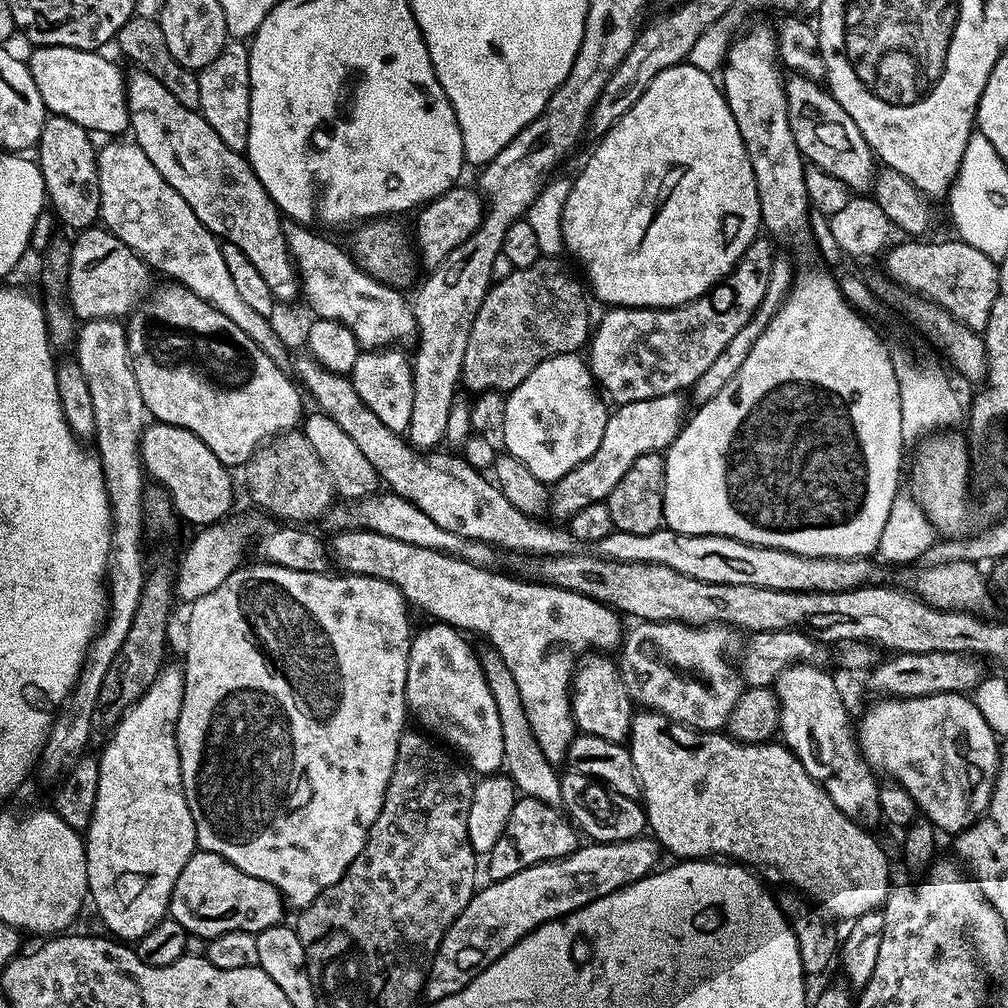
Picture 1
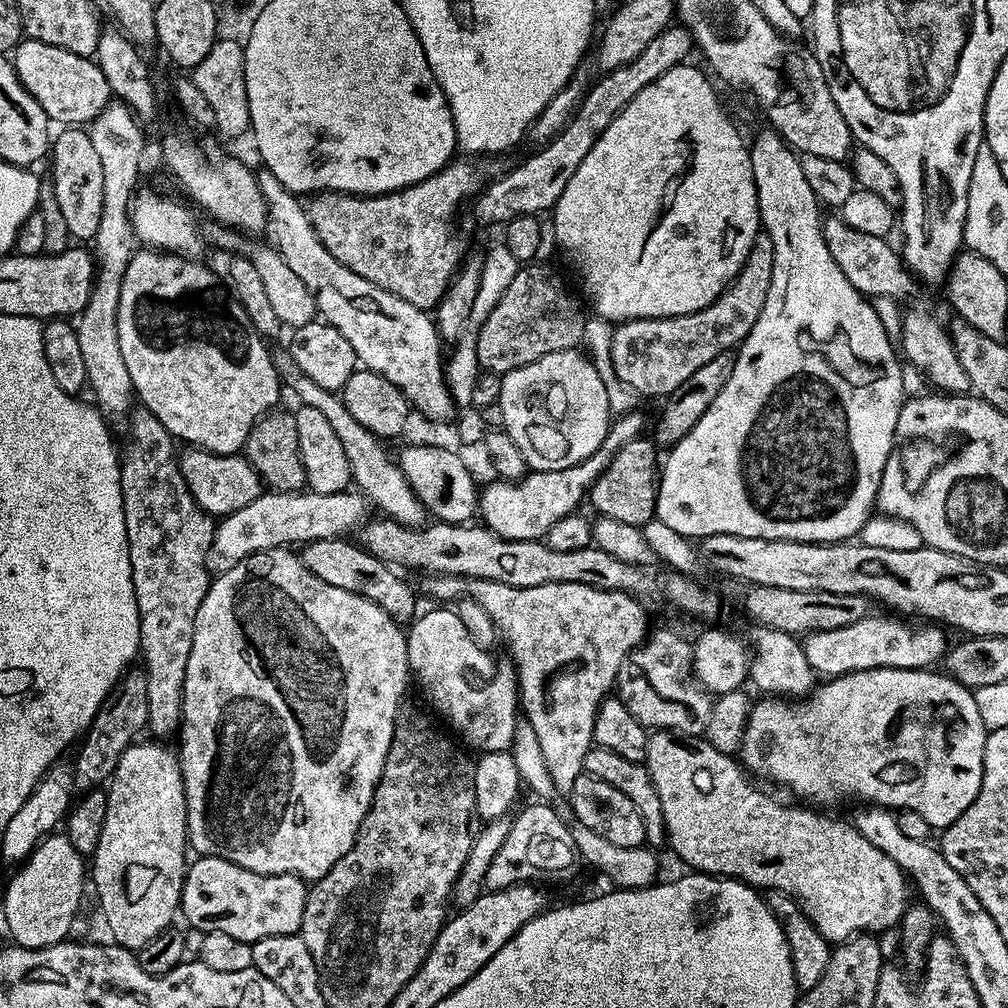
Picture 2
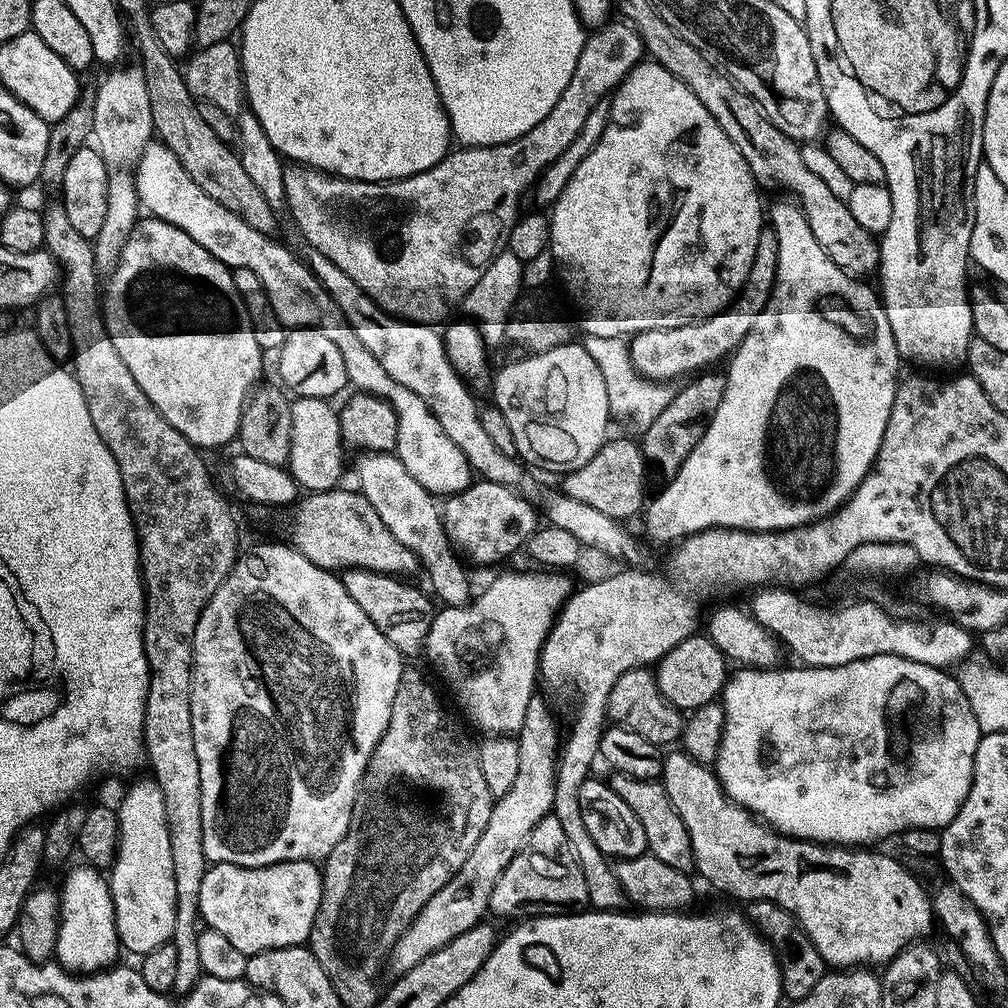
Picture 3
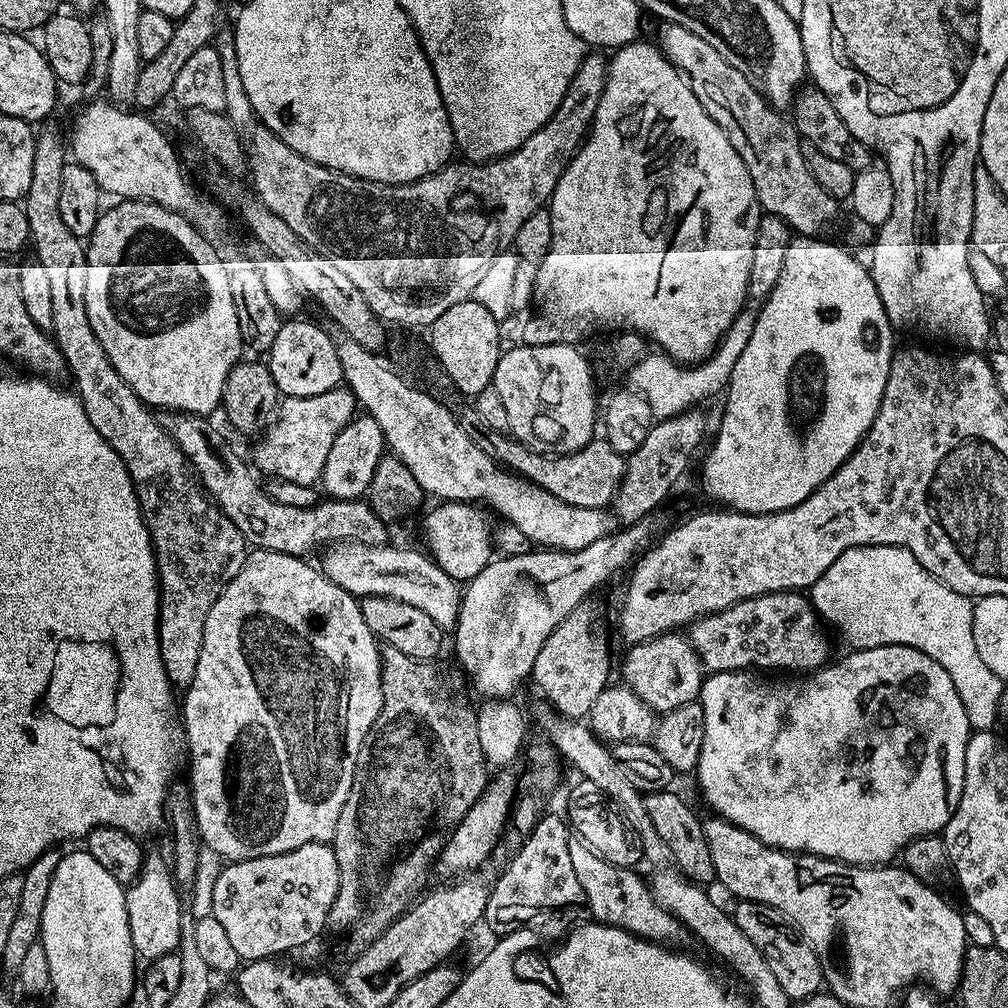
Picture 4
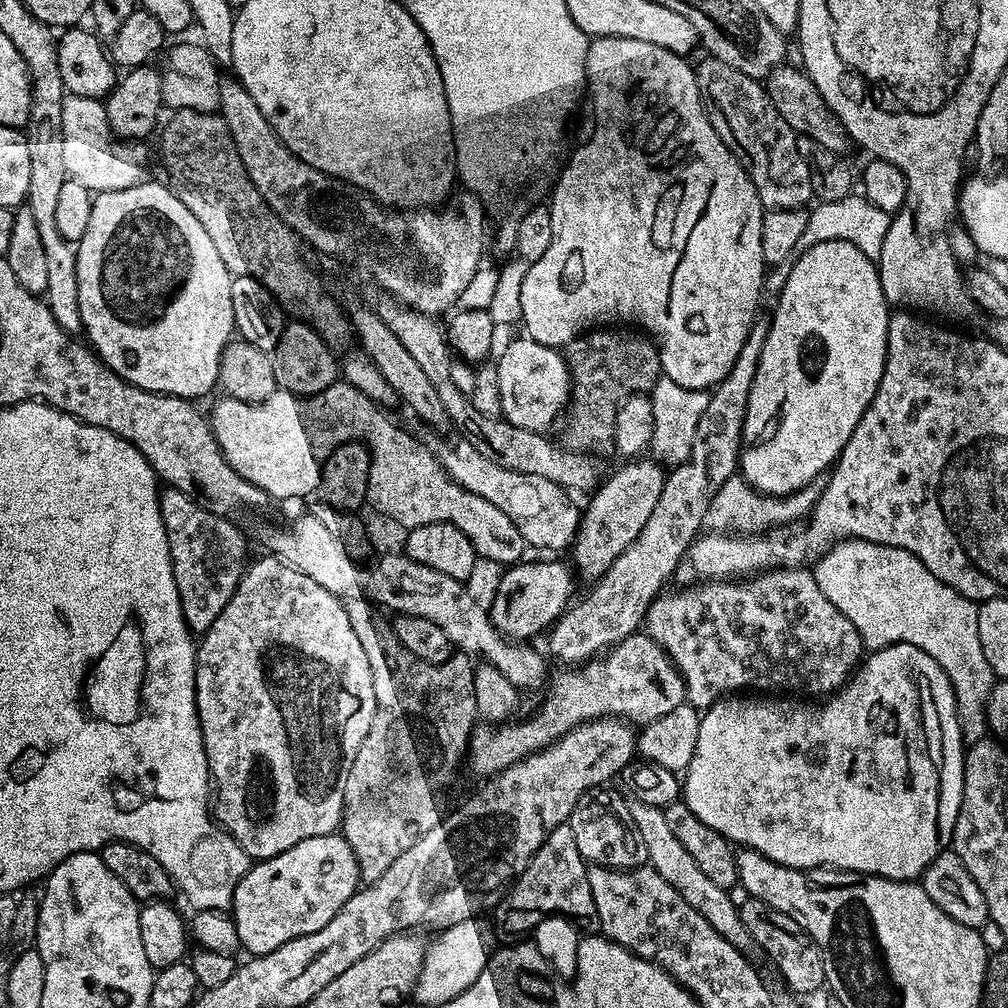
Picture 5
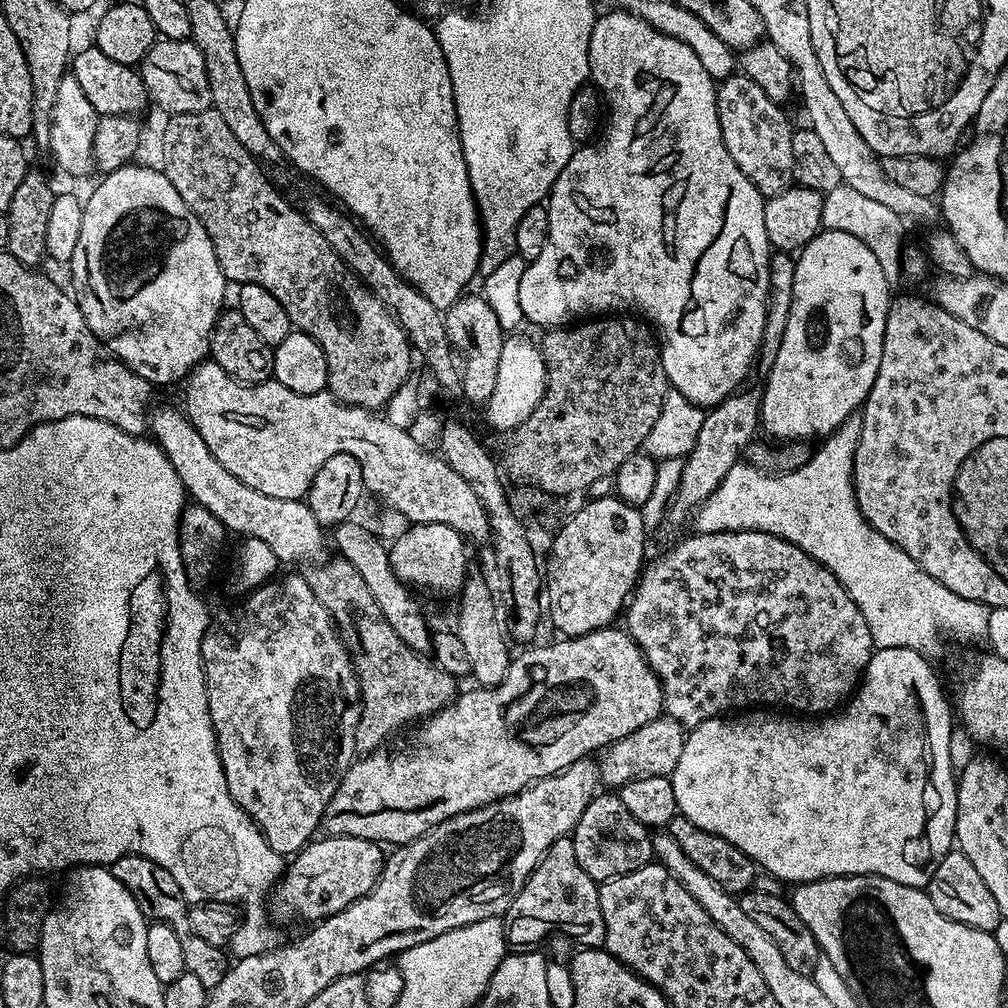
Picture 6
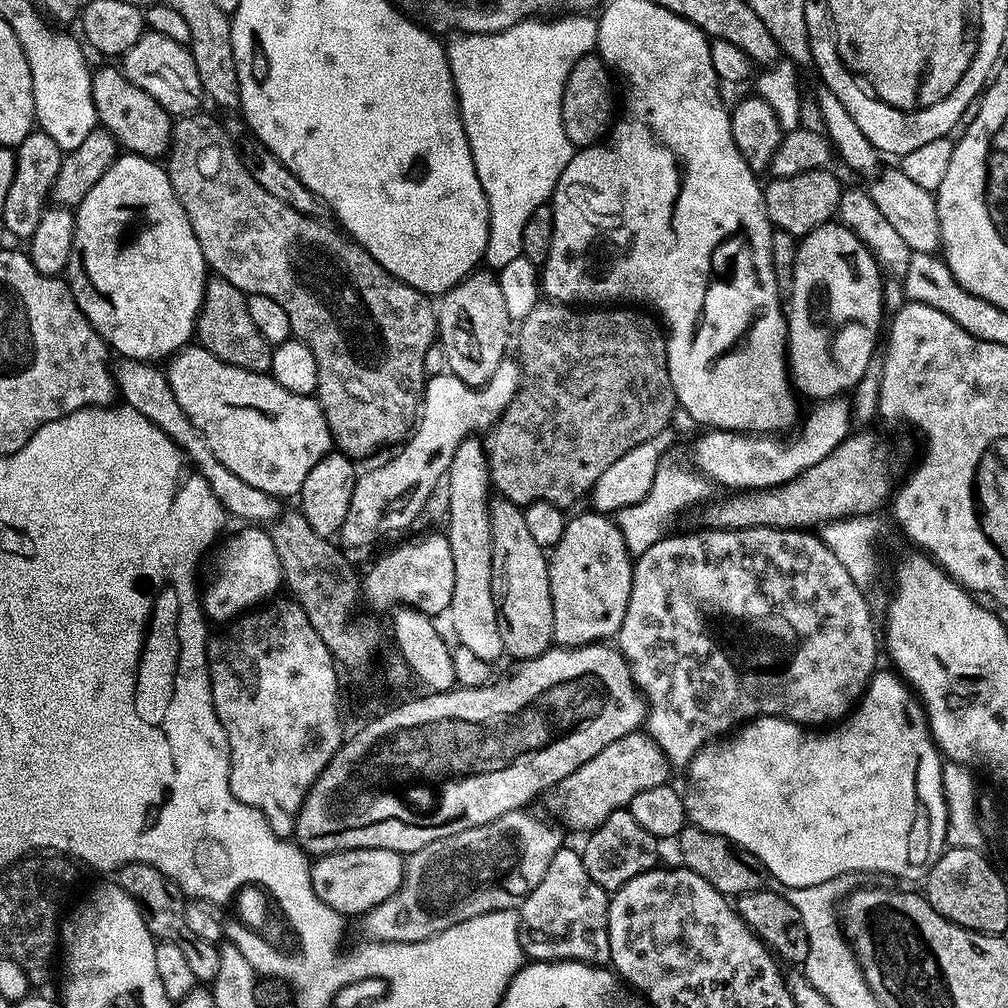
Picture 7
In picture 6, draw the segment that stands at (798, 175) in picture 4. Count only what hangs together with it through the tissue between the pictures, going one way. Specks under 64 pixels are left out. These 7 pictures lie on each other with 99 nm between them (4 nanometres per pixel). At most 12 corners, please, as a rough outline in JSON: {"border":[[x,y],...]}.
{"border":[[743,74],[716,89],[730,158],[767,198],[793,187],[794,124]]}

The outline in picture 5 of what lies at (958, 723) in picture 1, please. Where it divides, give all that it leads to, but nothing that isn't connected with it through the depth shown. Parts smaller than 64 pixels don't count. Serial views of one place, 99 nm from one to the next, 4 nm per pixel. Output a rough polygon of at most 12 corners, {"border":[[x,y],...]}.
{"border":[[891,644],[823,702],[703,709],[729,842],[923,877],[964,785],[952,683]]}

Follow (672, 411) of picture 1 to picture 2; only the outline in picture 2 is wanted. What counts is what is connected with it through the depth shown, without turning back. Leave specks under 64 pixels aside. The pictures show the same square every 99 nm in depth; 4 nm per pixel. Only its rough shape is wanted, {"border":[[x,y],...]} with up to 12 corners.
{"border":[[640,410],[617,415],[566,470],[496,478],[478,496],[483,527],[539,540],[573,515],[626,442]]}

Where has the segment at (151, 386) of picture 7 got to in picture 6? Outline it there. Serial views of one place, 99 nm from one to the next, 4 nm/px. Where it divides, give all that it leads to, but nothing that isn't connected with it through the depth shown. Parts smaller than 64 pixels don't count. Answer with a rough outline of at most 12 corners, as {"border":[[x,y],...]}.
{"border":[[157,403],[151,439],[185,493],[277,561],[316,562],[325,529],[304,500],[246,486],[179,407]]}

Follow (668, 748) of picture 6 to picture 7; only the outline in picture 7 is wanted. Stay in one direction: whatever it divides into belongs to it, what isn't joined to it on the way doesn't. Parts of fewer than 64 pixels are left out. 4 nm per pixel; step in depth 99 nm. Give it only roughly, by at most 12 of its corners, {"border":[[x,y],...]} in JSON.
{"border":[[637,730],[562,778],[547,797],[587,834],[670,765]]}

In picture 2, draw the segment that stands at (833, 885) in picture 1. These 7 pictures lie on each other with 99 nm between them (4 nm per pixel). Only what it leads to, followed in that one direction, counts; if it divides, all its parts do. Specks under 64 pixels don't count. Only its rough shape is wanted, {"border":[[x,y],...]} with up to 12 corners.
{"border":[[707,738],[646,767],[689,869],[782,890],[829,942],[901,923],[904,872]]}

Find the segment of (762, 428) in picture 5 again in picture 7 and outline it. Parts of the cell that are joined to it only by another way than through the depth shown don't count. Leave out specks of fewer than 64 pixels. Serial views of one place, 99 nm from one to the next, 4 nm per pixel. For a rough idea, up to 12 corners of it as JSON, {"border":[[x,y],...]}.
{"border":[[840,222],[797,243],[788,371],[851,393],[882,336],[881,265]]}

